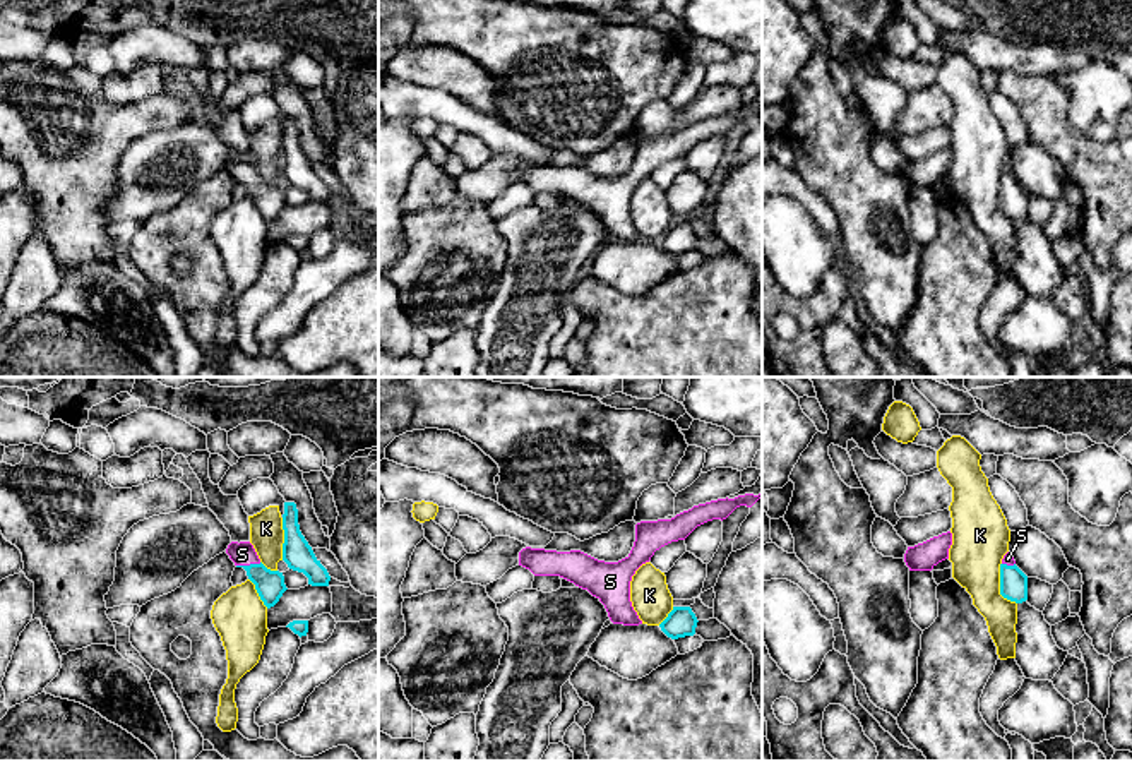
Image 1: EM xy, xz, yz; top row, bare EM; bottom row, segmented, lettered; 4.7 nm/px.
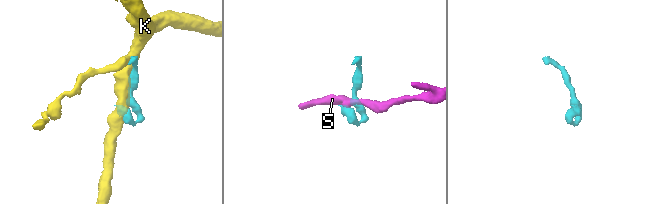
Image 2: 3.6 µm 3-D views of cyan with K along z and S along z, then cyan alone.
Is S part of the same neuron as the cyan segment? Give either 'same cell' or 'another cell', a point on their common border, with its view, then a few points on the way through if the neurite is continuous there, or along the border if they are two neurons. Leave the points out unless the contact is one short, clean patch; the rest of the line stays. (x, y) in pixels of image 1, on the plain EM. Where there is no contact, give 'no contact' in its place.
same cell; contact xy (250, 180); way xy (269, 201), (250, 180), (242, 170)

